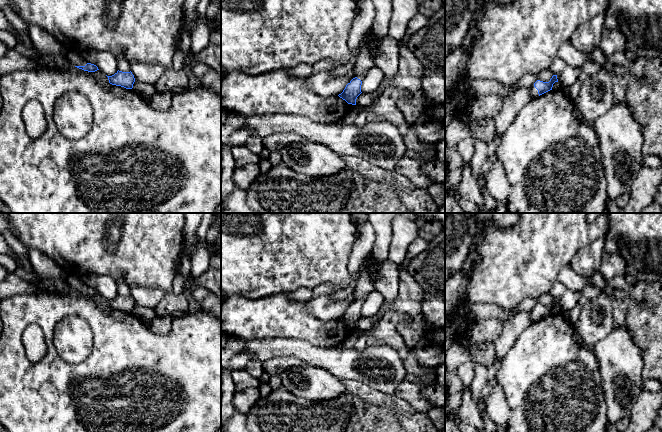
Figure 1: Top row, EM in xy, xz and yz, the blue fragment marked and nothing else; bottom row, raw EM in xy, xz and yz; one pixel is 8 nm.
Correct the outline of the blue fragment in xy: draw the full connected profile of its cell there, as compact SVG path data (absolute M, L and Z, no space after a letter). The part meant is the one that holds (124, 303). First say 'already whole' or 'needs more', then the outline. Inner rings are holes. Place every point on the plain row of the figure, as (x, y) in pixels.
already whole; M117 295L114 299L112 300L107 300L109 307L112 309L116 310L121 310L126 313L132 313L133 308L135 306L134 299L132 296L122 296L122 295Z

